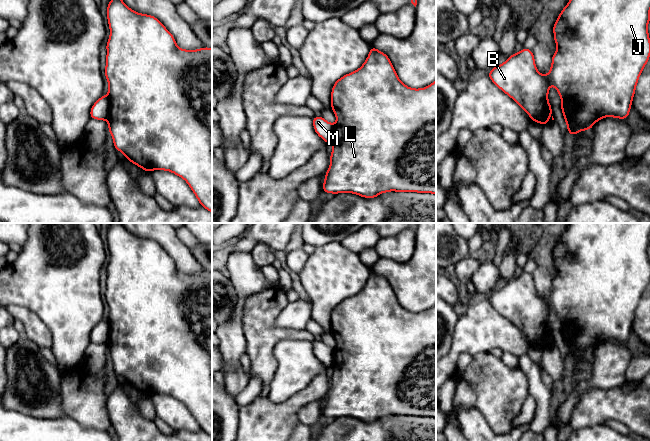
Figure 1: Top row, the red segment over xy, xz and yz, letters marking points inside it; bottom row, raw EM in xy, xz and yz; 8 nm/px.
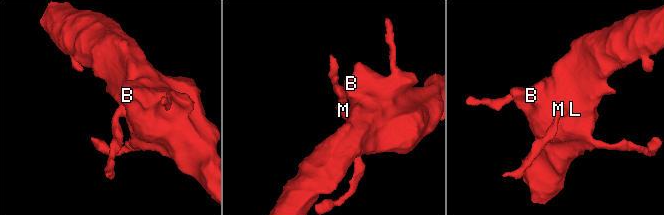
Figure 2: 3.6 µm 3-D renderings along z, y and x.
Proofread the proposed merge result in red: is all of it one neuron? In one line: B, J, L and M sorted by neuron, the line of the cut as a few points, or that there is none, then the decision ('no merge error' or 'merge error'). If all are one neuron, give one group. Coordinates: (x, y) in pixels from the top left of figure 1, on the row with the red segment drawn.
B J L / M; cut in xy along (106, 96), (108, 99), (107, 119); merge error

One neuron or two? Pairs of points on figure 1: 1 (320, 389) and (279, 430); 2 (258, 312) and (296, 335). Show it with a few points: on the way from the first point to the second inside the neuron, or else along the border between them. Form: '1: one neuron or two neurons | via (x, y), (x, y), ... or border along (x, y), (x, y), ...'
1: one neuron | via (308, 395), (303, 397), (282, 418)
2: one neuron | via (266, 322), (278, 334), (286, 334)

